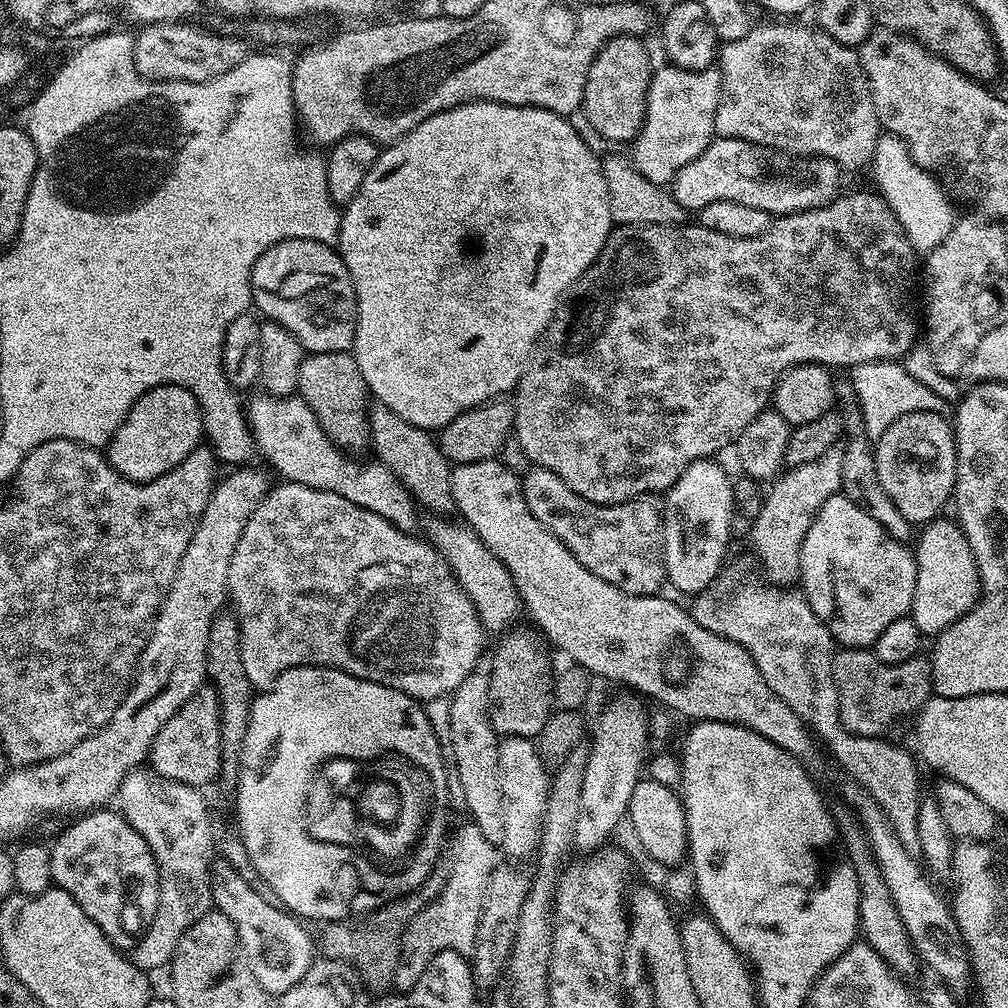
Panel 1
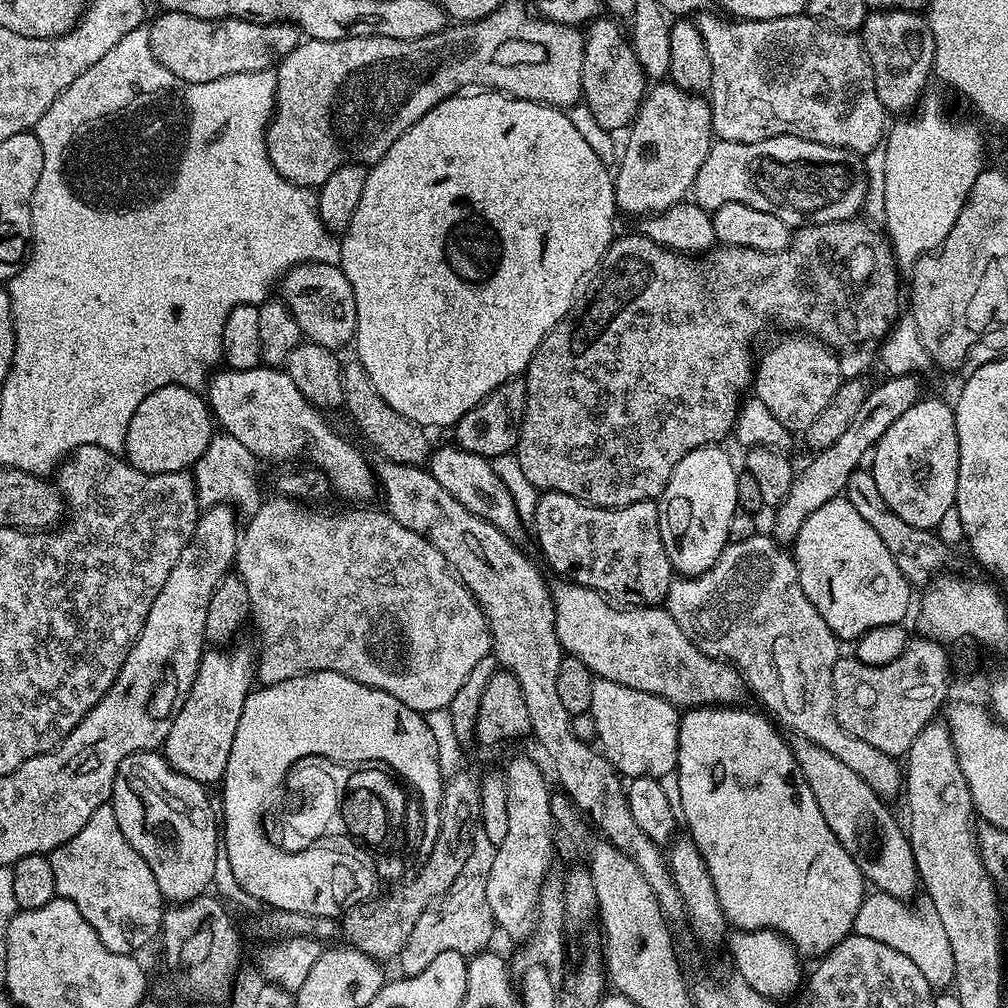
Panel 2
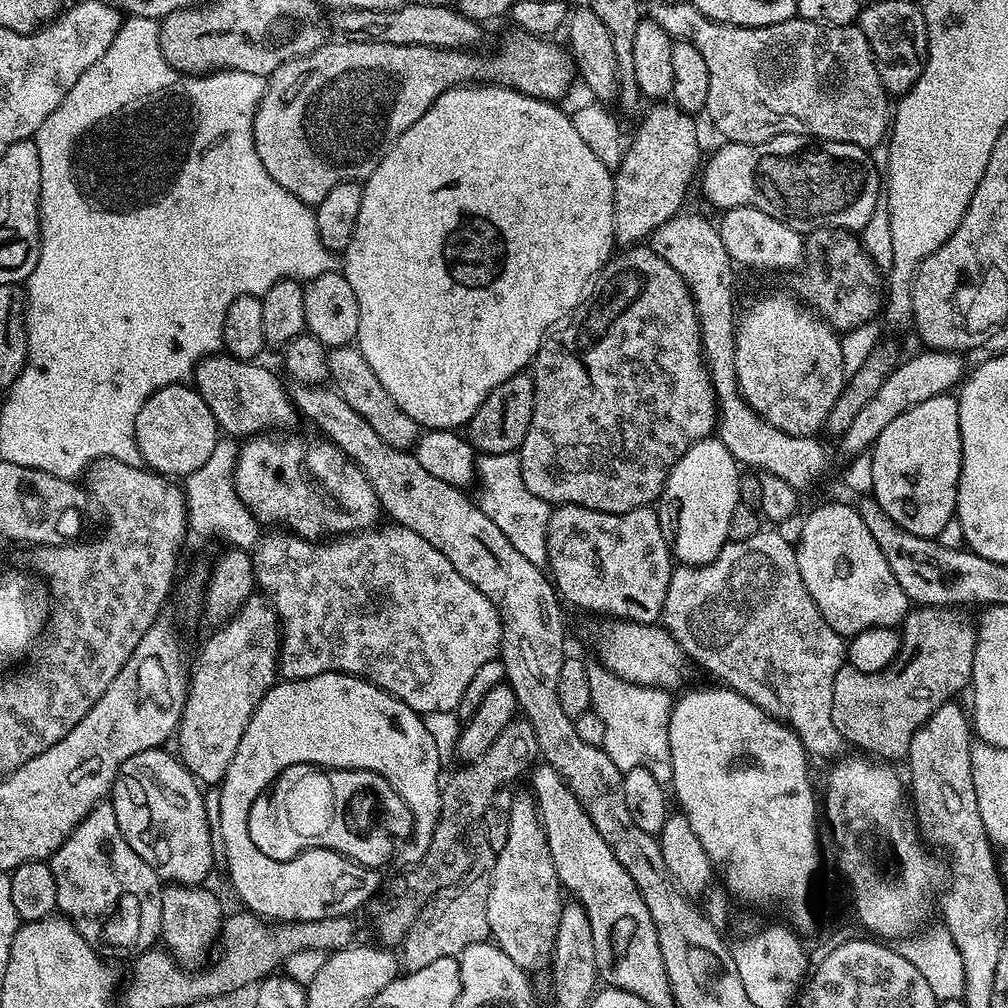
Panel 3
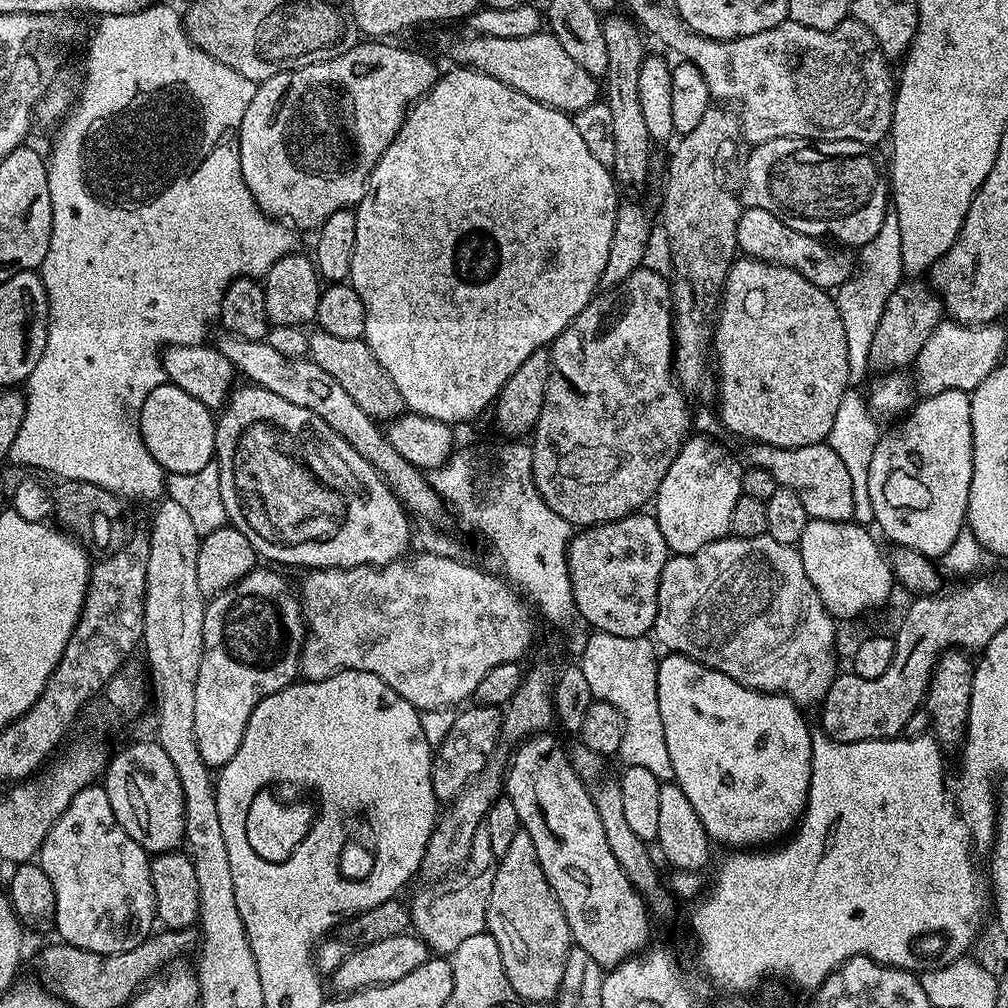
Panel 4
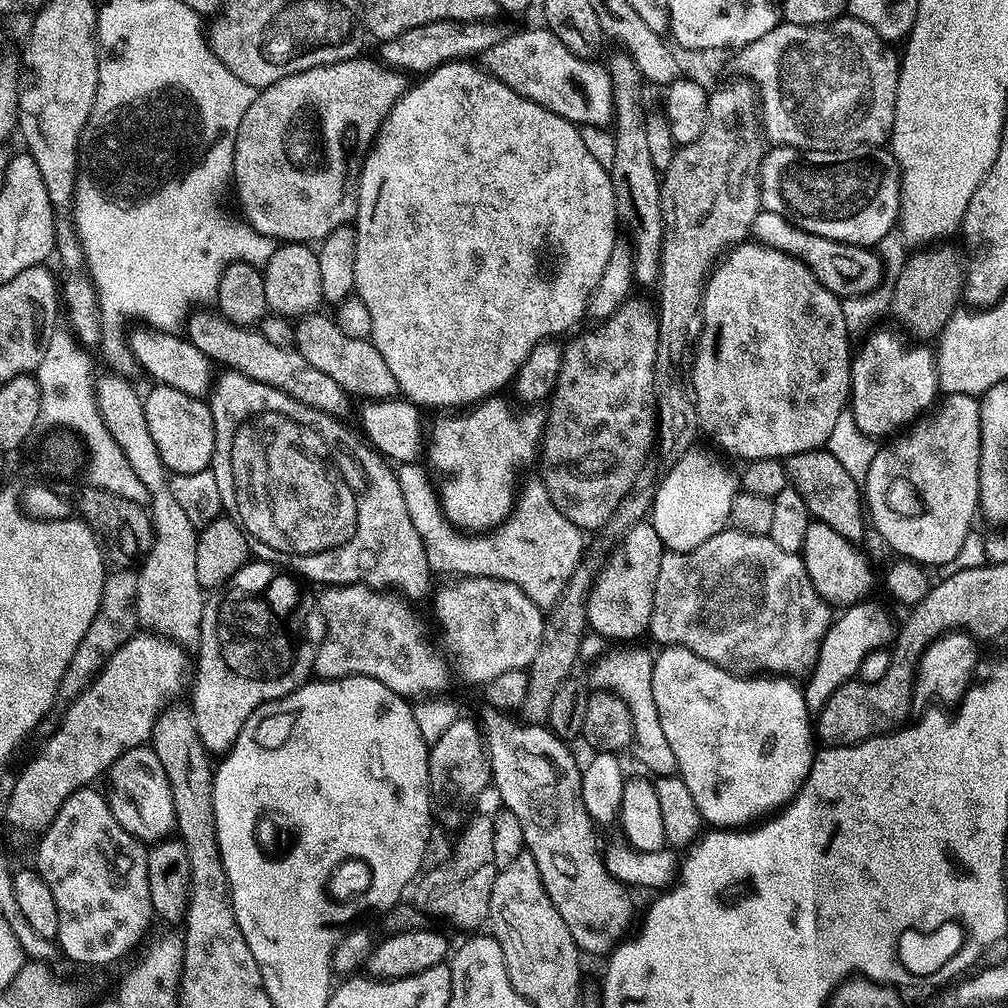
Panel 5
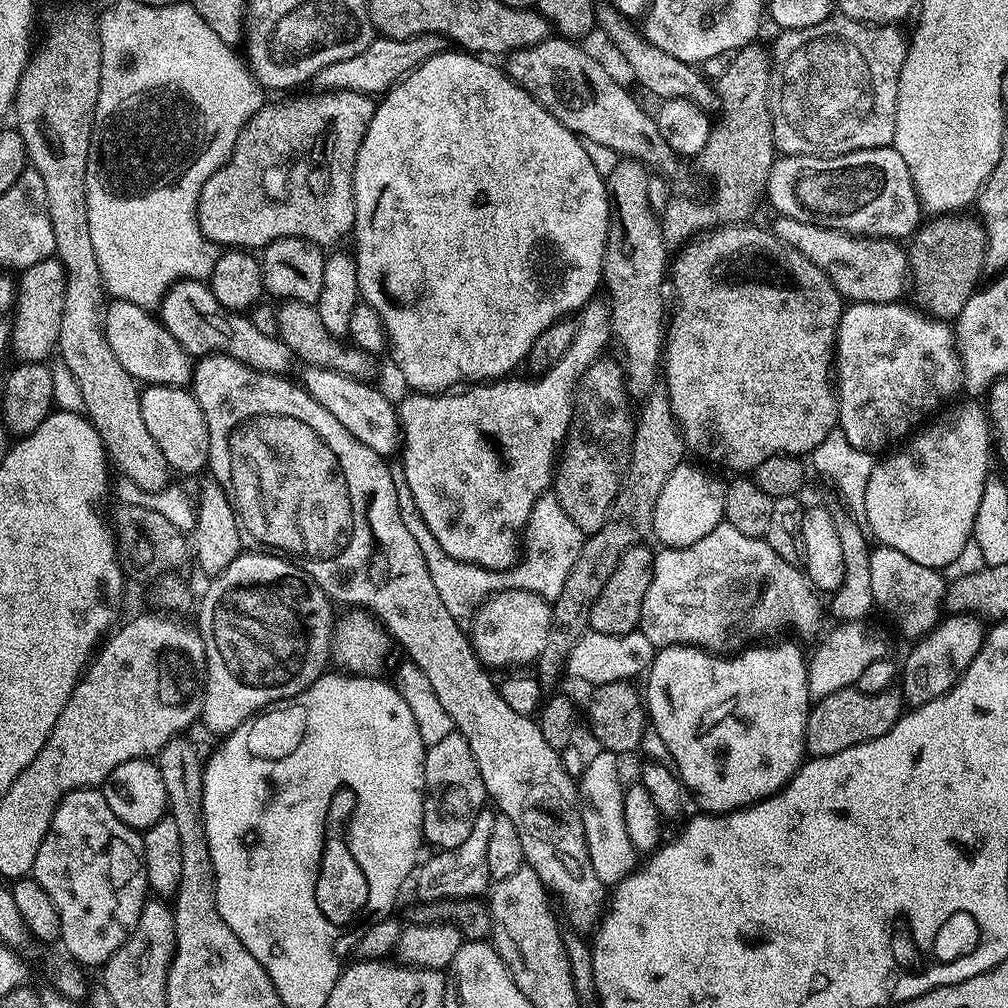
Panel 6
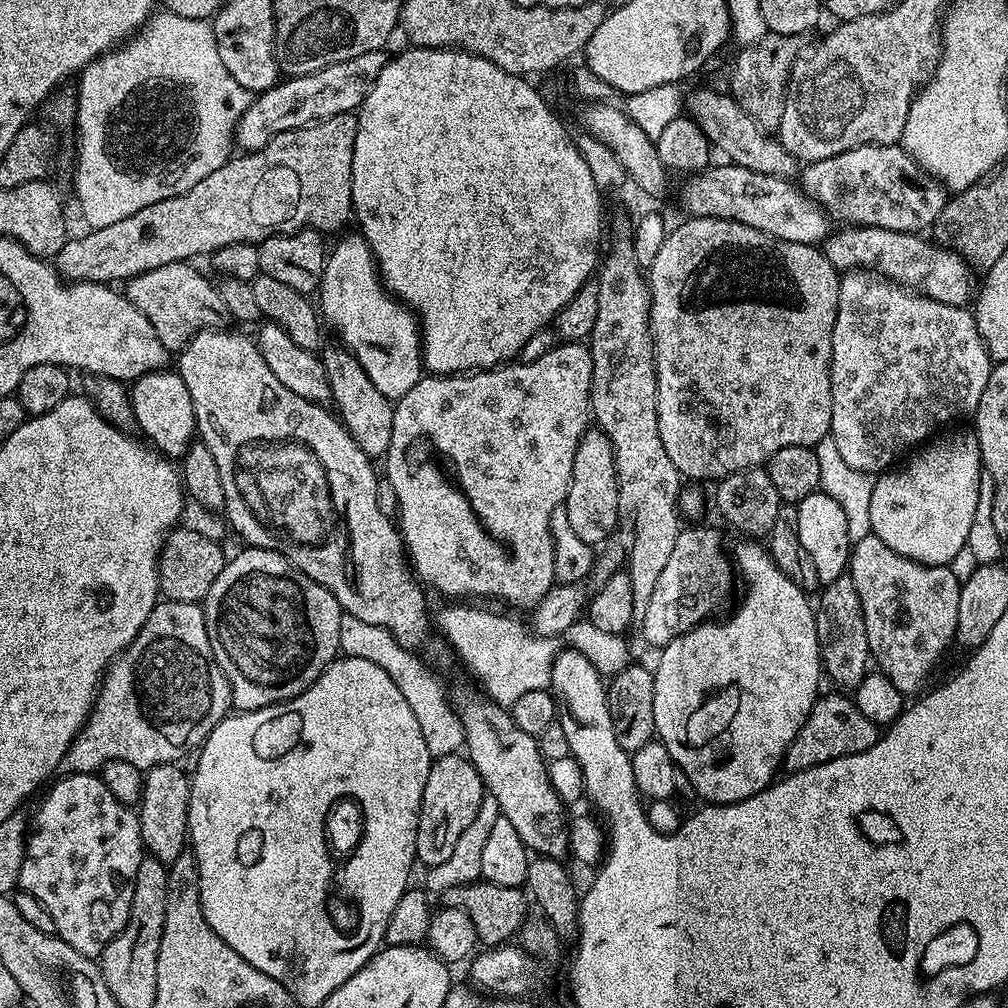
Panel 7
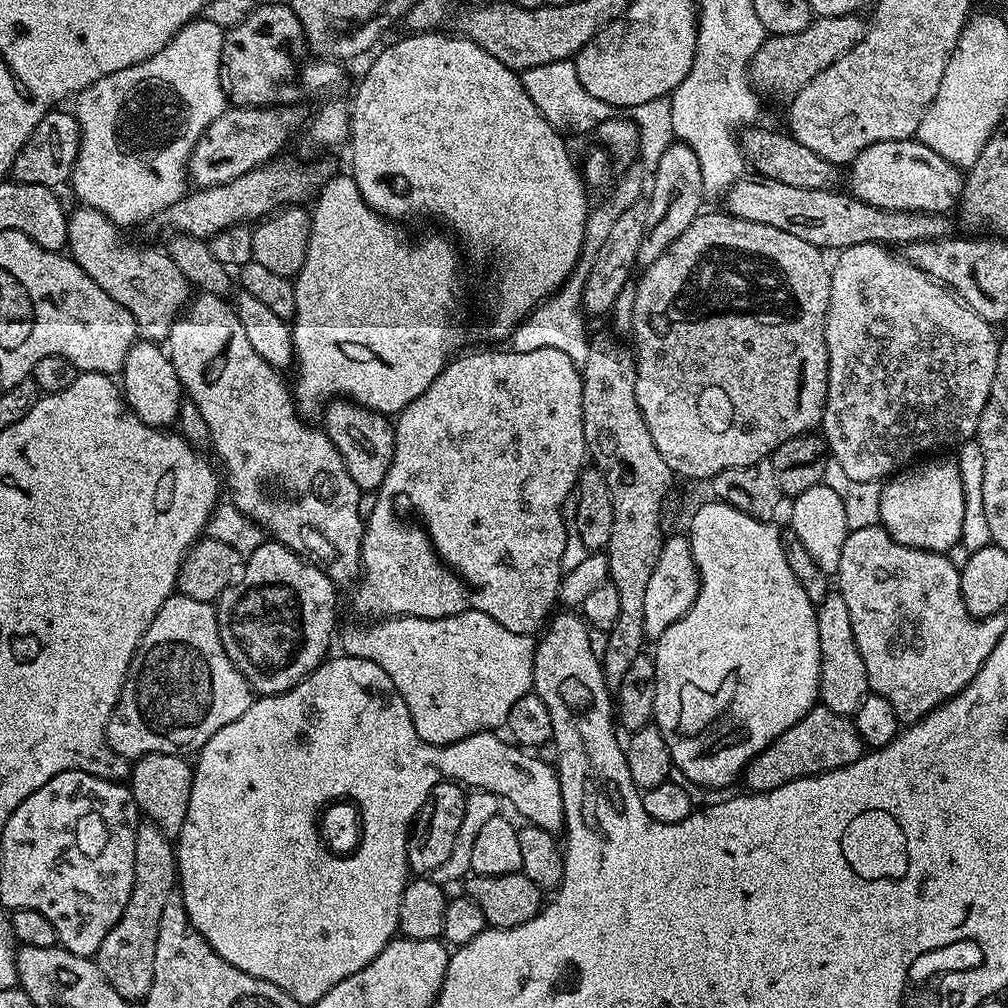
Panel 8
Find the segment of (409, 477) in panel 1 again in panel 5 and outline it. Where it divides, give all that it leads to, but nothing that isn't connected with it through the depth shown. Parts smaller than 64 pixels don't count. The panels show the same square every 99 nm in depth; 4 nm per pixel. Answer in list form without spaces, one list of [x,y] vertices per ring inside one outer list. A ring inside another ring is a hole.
[[[319,311],[309,312],[295,321],[294,347],[302,354],[302,358],[306,358],[306,362],[310,362],[314,370],[330,374],[330,378],[334,378],[334,382],[338,382],[345,393],[354,392],[358,396],[365,396],[363,399],[368,402],[393,399],[398,392],[396,379],[371,339],[350,338],[347,334],[342,334],[331,315],[320,315]]]

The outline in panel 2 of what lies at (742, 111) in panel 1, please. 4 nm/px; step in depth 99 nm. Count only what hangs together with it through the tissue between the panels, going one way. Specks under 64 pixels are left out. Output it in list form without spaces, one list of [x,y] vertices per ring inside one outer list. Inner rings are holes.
[[[704,10],[695,17],[694,26],[702,34],[706,54],[710,58],[710,70],[712,71],[712,86],[710,89],[710,103],[712,105],[712,131],[720,138],[743,138],[745,141],[765,140],[771,136],[797,136],[810,142],[829,144],[835,148],[845,148],[851,152],[865,154],[874,146],[885,139],[886,123],[884,116],[886,110],[878,98],[874,70],[868,61],[868,55],[864,49],[863,39],[855,32],[840,32],[836,28],[829,28],[821,24],[814,17],[801,14],[798,16],[783,16],[773,20],[742,20],[737,19],[736,24],[730,24],[718,16],[711,16],[710,11]]]

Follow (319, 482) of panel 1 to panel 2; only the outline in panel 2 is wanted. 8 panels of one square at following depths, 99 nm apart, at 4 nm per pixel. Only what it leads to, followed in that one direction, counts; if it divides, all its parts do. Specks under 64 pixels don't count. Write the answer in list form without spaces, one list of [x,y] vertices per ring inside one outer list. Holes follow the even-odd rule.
[[[261,366],[250,370],[225,367],[224,372],[211,373],[206,385],[206,403],[215,423],[252,451],[261,461],[309,460],[320,472],[334,493],[352,502],[377,499],[378,481],[373,465],[347,440],[339,436],[320,417],[321,409],[312,404],[294,386],[287,370],[276,366]]]

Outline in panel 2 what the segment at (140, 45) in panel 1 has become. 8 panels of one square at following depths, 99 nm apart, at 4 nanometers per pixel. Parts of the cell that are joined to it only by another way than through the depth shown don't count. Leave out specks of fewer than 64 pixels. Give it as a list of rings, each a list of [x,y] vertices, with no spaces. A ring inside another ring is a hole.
[[[160,12],[153,22],[152,29],[146,35],[146,43],[154,54],[154,58],[170,74],[182,78],[191,84],[198,82],[214,82],[218,78],[226,78],[230,74],[243,72],[267,72],[273,66],[279,65],[284,57],[302,42],[302,33],[295,24],[259,24],[256,20],[203,20],[190,18],[190,14],[177,12]]]

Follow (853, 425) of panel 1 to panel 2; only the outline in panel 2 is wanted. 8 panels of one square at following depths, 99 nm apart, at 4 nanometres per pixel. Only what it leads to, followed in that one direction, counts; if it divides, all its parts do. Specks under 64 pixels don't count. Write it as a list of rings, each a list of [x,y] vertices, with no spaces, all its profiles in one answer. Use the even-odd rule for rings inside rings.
[[[857,470],[850,474],[848,484],[844,487],[843,495],[870,522],[870,526],[882,538],[882,543],[886,545],[886,550],[890,550],[890,558],[898,562],[898,570],[907,578],[908,583],[913,586],[927,586],[945,571],[944,563],[948,560],[950,548],[941,542],[935,531],[918,526],[910,526],[886,506],[882,494],[878,494],[878,486],[874,482],[871,471]]]

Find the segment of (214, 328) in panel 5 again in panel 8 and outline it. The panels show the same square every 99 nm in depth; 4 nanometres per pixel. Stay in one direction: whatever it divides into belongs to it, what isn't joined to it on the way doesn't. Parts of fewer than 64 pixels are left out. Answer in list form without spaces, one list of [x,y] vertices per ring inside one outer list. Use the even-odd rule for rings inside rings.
[[[76,206],[68,212],[67,251],[80,269],[89,276],[118,306],[130,310],[139,335],[153,342],[167,341],[172,324],[189,303],[190,285],[186,274],[174,266],[167,251],[135,248],[121,229],[106,214],[93,208]]]

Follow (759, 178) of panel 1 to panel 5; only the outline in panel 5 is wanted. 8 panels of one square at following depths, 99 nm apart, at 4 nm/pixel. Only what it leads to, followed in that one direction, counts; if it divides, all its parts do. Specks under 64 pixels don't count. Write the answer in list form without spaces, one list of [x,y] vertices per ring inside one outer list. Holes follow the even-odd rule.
[[[772,146],[765,151],[760,167],[760,203],[763,211],[782,214],[790,223],[797,224],[802,230],[813,232],[822,238],[844,240],[848,244],[876,246],[887,232],[897,227],[900,218],[900,167],[896,165],[891,151],[884,146],[849,148],[843,152],[801,152],[799,148]]]

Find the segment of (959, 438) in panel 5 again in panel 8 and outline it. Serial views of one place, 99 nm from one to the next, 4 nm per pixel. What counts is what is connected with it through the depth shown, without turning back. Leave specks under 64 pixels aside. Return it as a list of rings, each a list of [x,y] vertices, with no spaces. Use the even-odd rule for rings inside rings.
[[[936,458],[921,459],[883,481],[880,524],[906,546],[946,554],[960,542],[966,498],[959,463],[932,459]]]

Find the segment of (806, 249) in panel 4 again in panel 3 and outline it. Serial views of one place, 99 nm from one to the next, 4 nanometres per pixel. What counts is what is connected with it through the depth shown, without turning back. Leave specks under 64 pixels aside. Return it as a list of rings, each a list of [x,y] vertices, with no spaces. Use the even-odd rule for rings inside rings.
[[[742,206],[730,208],[718,220],[722,246],[730,254],[733,265],[745,264],[748,268],[765,268],[768,272],[788,272],[791,268],[799,269],[806,260],[806,240],[786,222],[762,214],[762,210]]]

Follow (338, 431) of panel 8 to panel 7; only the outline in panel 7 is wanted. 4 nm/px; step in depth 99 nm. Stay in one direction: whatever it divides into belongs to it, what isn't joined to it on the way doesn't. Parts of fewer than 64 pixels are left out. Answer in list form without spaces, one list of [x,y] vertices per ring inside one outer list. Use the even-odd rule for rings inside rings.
[[[337,346],[328,353],[323,353],[324,369],[328,375],[328,385],[332,391],[331,403],[336,404],[335,411],[344,429],[358,442],[366,455],[373,458],[384,458],[388,455],[390,434],[394,426],[394,404],[370,382],[366,370],[362,370],[360,359],[352,355],[347,348]]]

